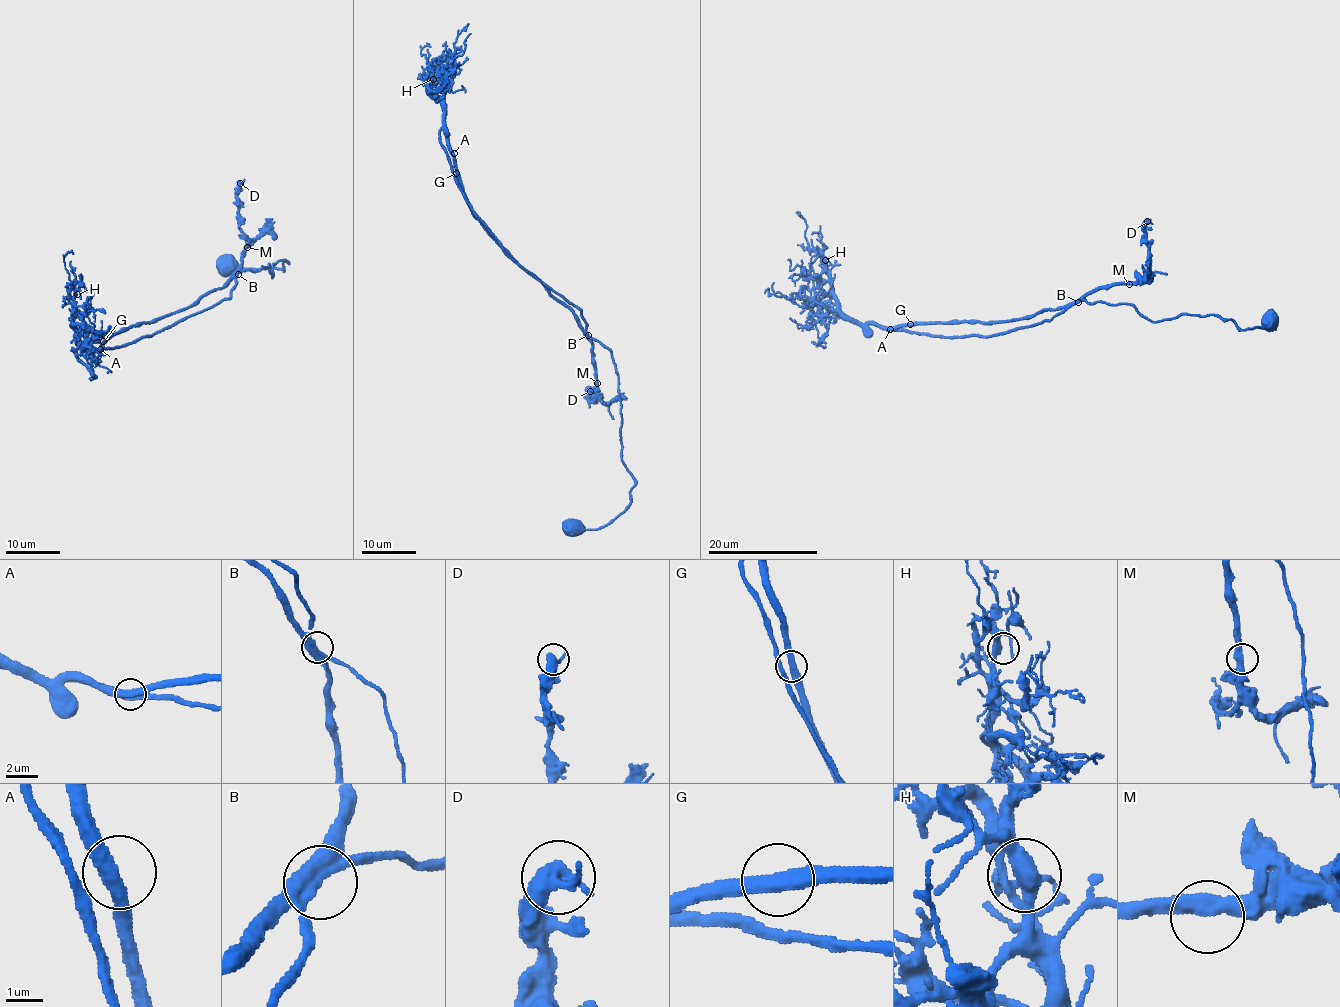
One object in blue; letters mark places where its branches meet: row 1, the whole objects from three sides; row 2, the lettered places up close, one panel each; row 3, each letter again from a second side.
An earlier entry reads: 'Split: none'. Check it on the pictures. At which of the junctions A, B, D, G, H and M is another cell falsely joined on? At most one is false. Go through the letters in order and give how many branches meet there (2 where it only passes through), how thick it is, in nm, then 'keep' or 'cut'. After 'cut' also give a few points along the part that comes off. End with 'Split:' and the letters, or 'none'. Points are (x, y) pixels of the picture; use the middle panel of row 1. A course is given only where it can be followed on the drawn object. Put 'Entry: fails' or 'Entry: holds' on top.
Entry: holds
A: branches 2; calibre 400 nm; keep
B: branches 2; calibre 440 nm; keep
D: branches 2; calibre 400 nm; keep
G: branches 2; calibre 400 nm; keep
H: branches 2; calibre 420 nm; keep
M: branches 2; calibre 440 nm; keep
Split: none

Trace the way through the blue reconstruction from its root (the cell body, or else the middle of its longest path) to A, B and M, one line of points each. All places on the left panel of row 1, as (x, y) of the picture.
A: (192, 304), (164, 317), (122, 330), (112, 335), (100, 349)
B: (192, 304), (221, 289), (238, 274)
M: (192, 304), (221, 289), (241, 265), (247, 247)

